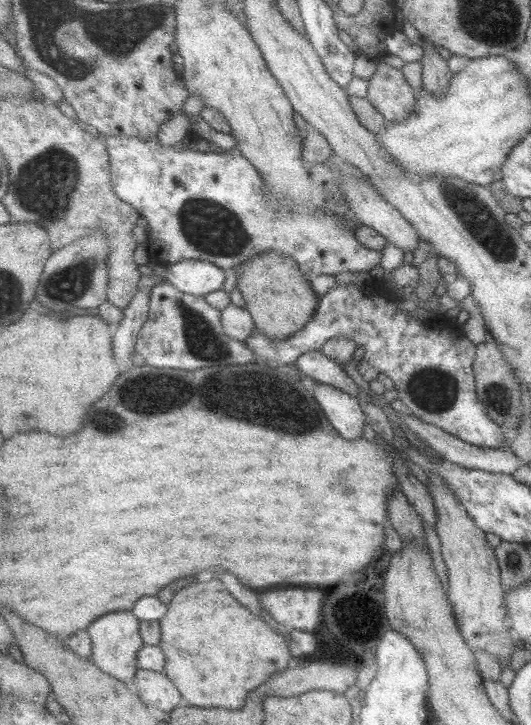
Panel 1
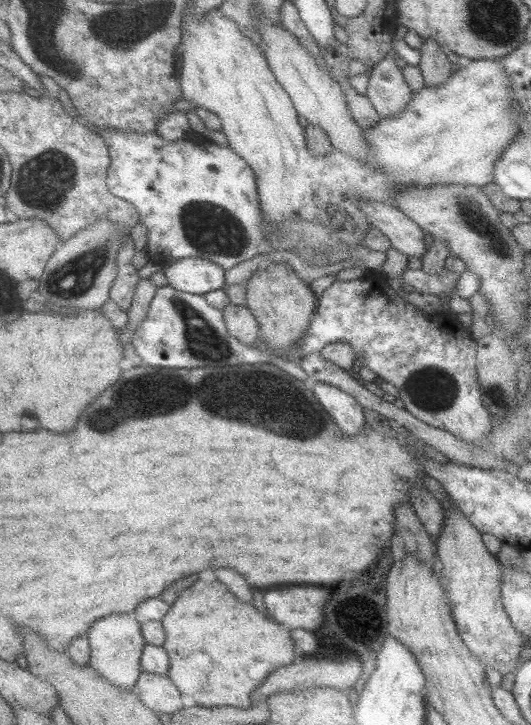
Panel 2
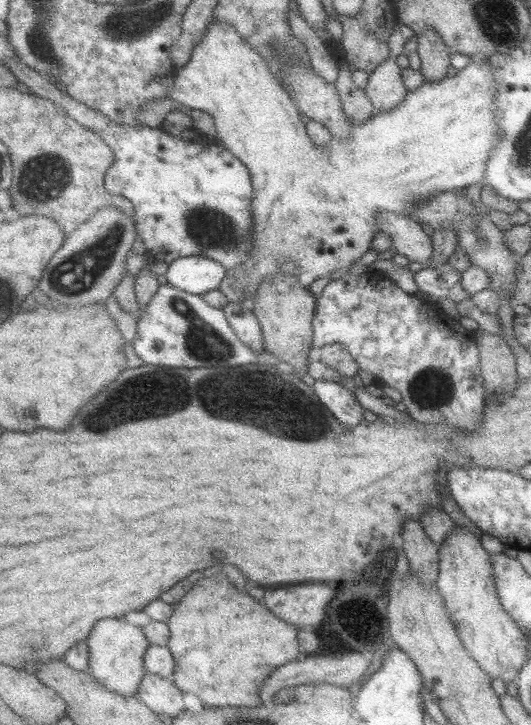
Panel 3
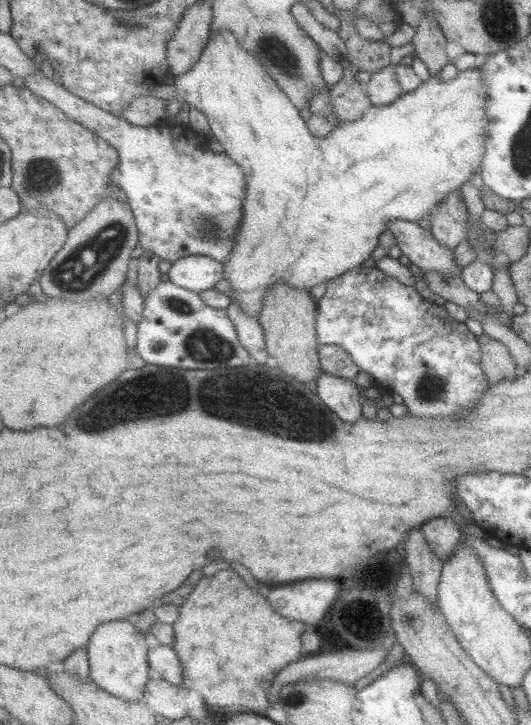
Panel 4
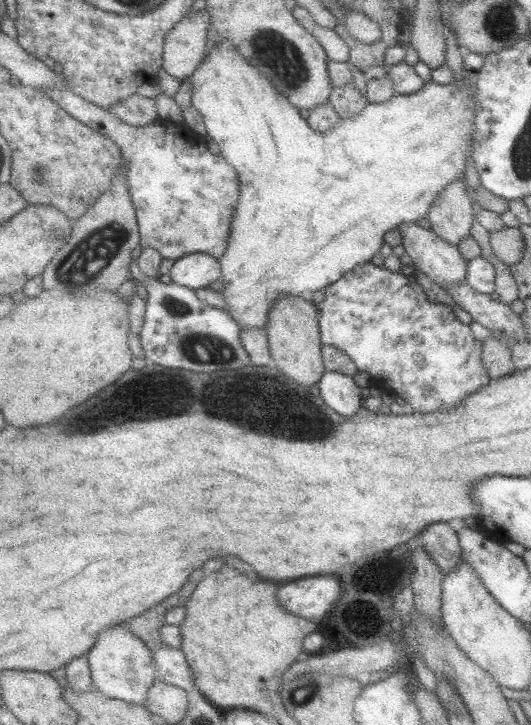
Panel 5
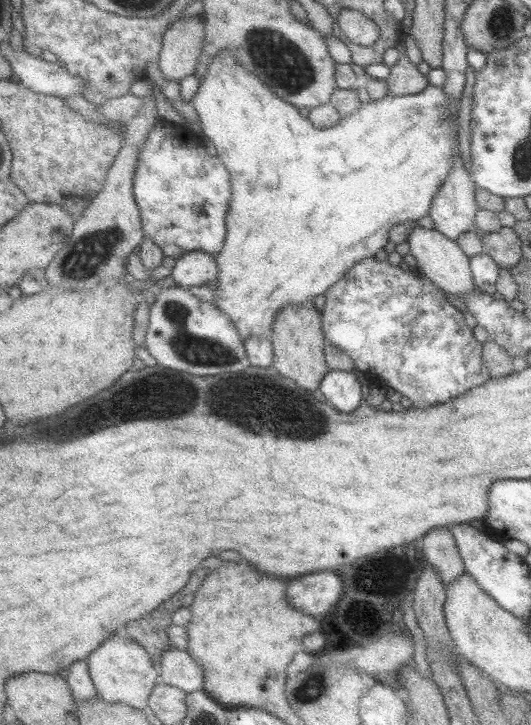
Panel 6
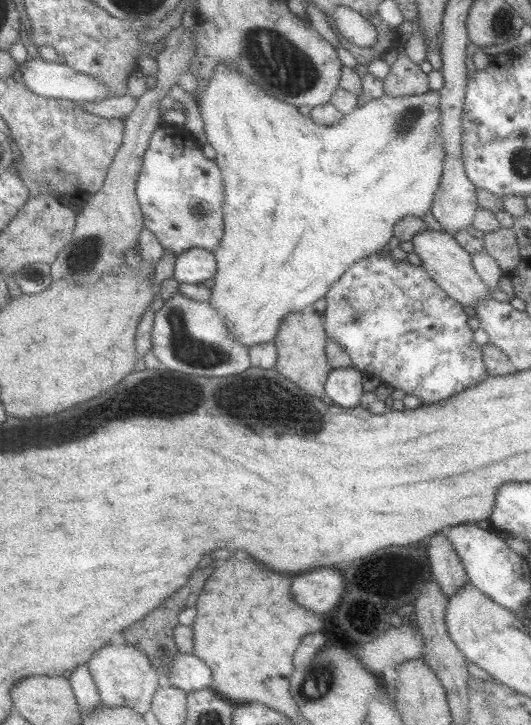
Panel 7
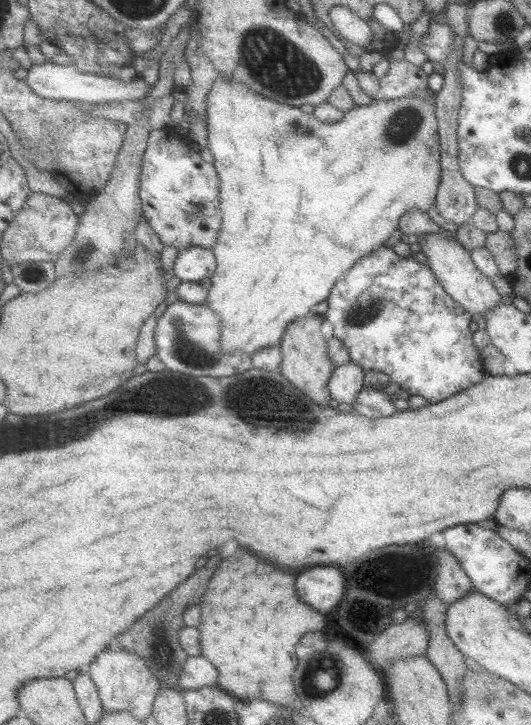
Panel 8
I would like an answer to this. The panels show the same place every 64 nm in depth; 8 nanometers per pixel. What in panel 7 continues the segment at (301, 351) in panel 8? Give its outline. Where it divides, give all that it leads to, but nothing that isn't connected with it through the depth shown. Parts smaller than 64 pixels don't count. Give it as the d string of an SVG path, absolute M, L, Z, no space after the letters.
M315 310L289 313L288 317L281 321L280 332L274 340L279 355L275 368L282 375L294 380L303 390L316 397L327 396L325 383L334 369L328 357L329 338L324 321L323 313Z

